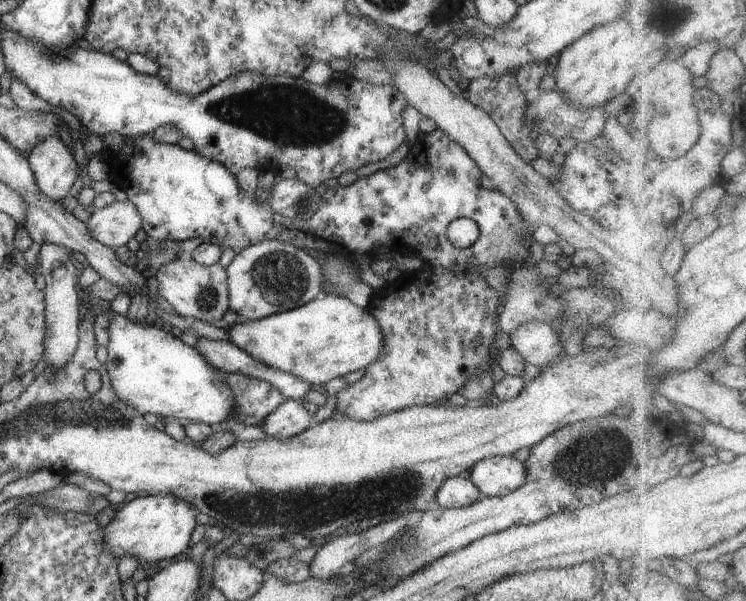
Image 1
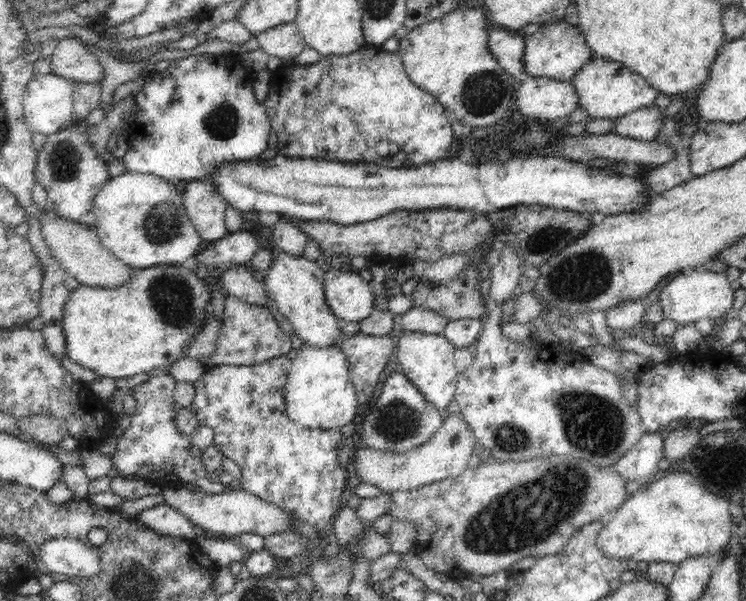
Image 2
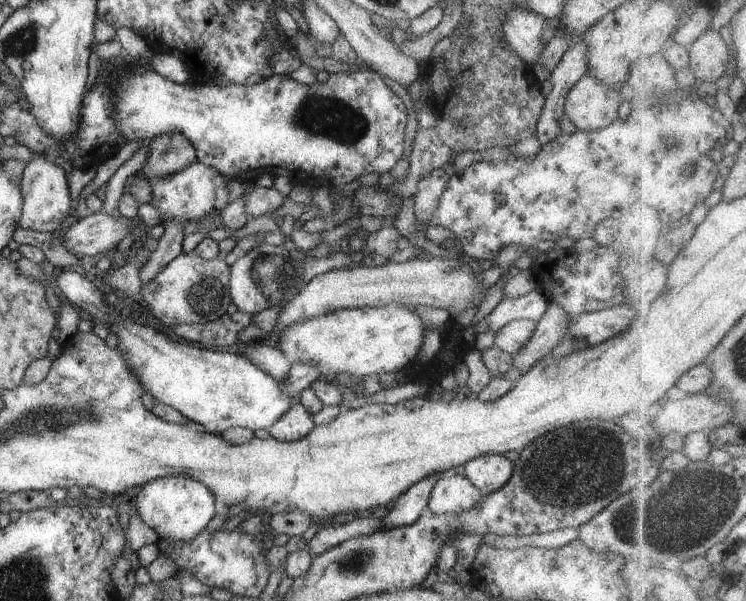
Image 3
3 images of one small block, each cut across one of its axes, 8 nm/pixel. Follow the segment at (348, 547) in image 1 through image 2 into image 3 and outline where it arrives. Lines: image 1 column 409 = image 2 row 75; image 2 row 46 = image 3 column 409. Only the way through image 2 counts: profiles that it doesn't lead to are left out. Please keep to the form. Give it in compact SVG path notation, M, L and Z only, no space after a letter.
M430 475L413 484L404 494L395 500L390 512L381 520L386 529L411 525L416 522L426 508L434 483L440 478Z

